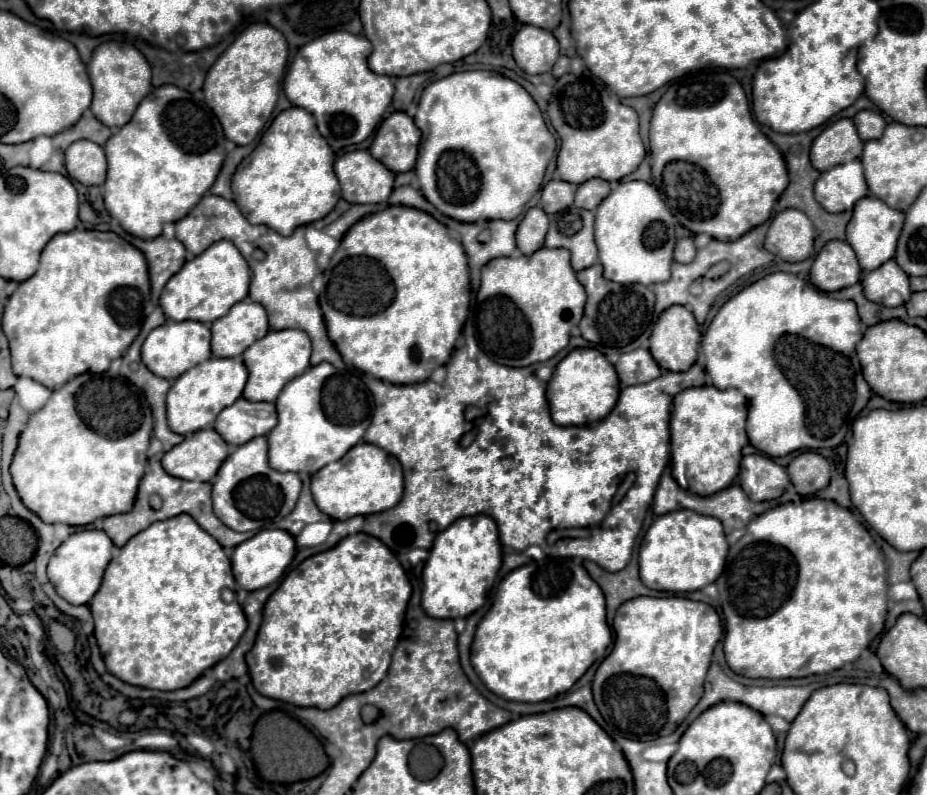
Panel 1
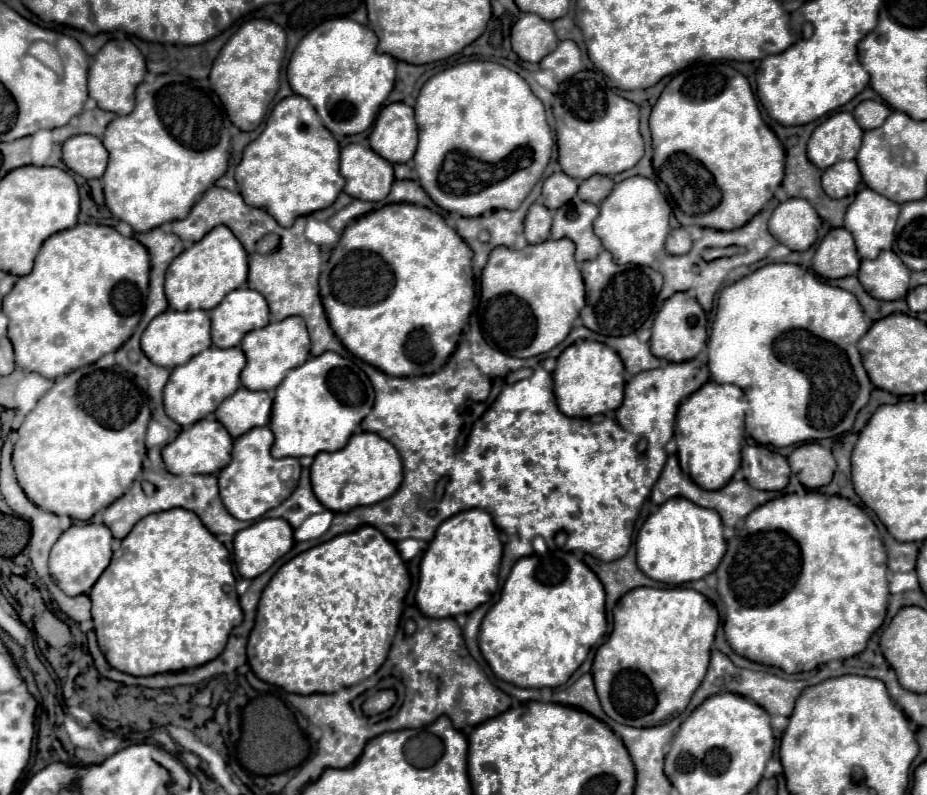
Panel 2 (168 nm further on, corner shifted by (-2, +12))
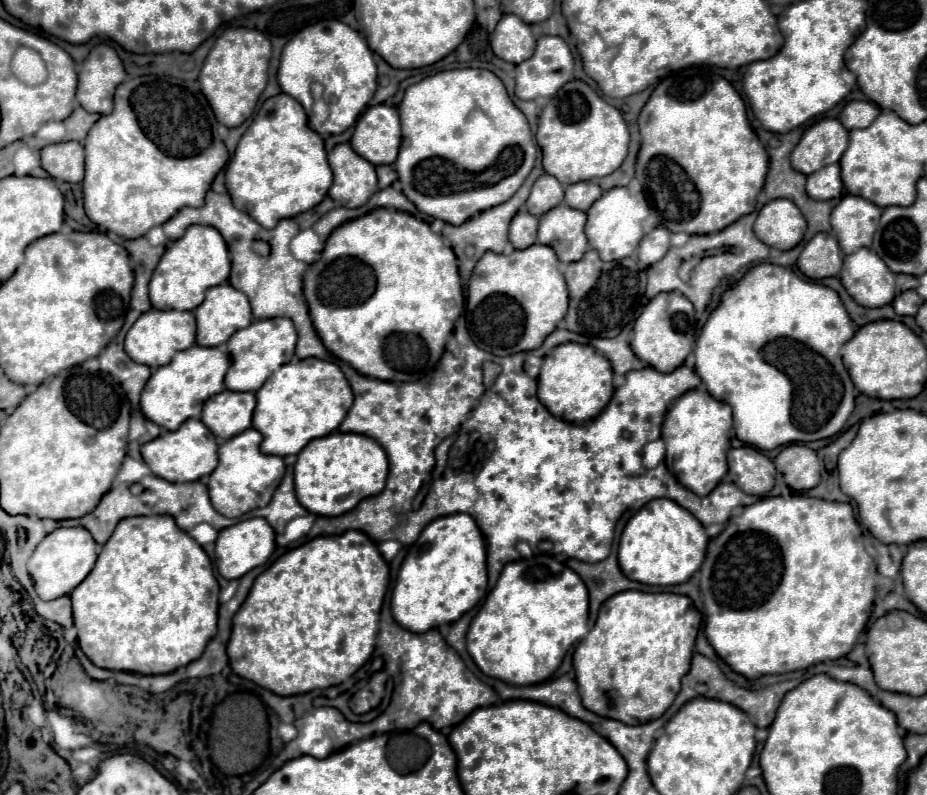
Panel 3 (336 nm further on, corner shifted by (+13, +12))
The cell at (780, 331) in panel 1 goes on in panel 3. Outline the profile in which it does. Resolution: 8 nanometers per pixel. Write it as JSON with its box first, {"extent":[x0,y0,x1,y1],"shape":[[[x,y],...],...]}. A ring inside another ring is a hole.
{"extent":[694,264,856,450],"shape":[[[758,264],[758,266],[750,268],[738,282],[734,282],[732,286],[726,288],[726,292],[720,298],[720,304],[712,310],[706,324],[702,326],[700,336],[696,338],[696,346],[694,346],[695,370],[701,379],[698,390],[710,392],[716,400],[724,400],[726,404],[730,404],[734,410],[736,438],[742,440],[744,444],[758,448],[758,450],[774,450],[774,448],[778,448],[782,444],[790,444],[790,442],[810,442],[810,440],[830,438],[844,428],[848,416],[854,410],[856,390],[854,390],[854,384],[852,384],[852,380],[850,380],[850,376],[840,360],[840,348],[844,342],[848,342],[854,336],[854,332],[856,332],[854,322],[850,320],[840,296],[832,288],[822,286],[818,282],[812,282],[812,280],[806,280],[806,278],[800,278],[800,274],[794,272],[792,268],[784,268],[784,266],[776,266],[776,264]]]}

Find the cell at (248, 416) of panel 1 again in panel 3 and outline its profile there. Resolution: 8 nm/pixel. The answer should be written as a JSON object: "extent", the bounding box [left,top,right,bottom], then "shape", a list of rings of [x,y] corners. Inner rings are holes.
{"extent":[202,390,256,440],"shape":[[[224,390],[204,402],[202,422],[216,438],[228,440],[252,426],[256,398],[252,392]]]}

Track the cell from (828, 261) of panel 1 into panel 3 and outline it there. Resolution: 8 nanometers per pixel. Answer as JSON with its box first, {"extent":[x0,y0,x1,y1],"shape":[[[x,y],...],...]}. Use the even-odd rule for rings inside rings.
{"extent":[798,232,842,280],"shape":[[[828,232],[816,234],[802,250],[798,258],[798,270],[812,278],[822,280],[828,276],[838,276],[842,268],[842,252],[836,238]]]}

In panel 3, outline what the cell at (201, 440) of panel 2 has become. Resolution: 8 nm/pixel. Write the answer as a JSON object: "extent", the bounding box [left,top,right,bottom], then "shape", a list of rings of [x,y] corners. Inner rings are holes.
{"extent":[140,418,218,482],"shape":[[[190,418],[178,430],[164,432],[162,436],[146,442],[140,452],[144,462],[150,466],[152,474],[156,474],[158,478],[164,478],[168,482],[192,482],[208,476],[216,468],[218,464],[216,450],[218,442],[212,436],[212,432],[208,432],[208,428],[204,428],[200,420]]]}

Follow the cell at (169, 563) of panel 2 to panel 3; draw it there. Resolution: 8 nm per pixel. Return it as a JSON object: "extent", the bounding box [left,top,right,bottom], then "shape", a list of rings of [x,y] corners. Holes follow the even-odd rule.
{"extent":[70,516,220,674],"shape":[[[172,516],[124,518],[102,546],[92,576],[70,594],[80,648],[98,668],[136,674],[174,672],[176,668],[198,660],[212,636],[216,636],[218,592],[220,586],[214,578],[208,554],[194,538],[176,528]]]}

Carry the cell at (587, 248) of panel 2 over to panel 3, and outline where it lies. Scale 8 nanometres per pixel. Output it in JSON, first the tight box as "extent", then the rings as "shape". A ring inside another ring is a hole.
{"extent":[538,206,588,262],"shape":[[[556,206],[540,216],[538,242],[556,250],[562,262],[576,262],[588,250],[584,236],[586,214],[568,206]]]}

